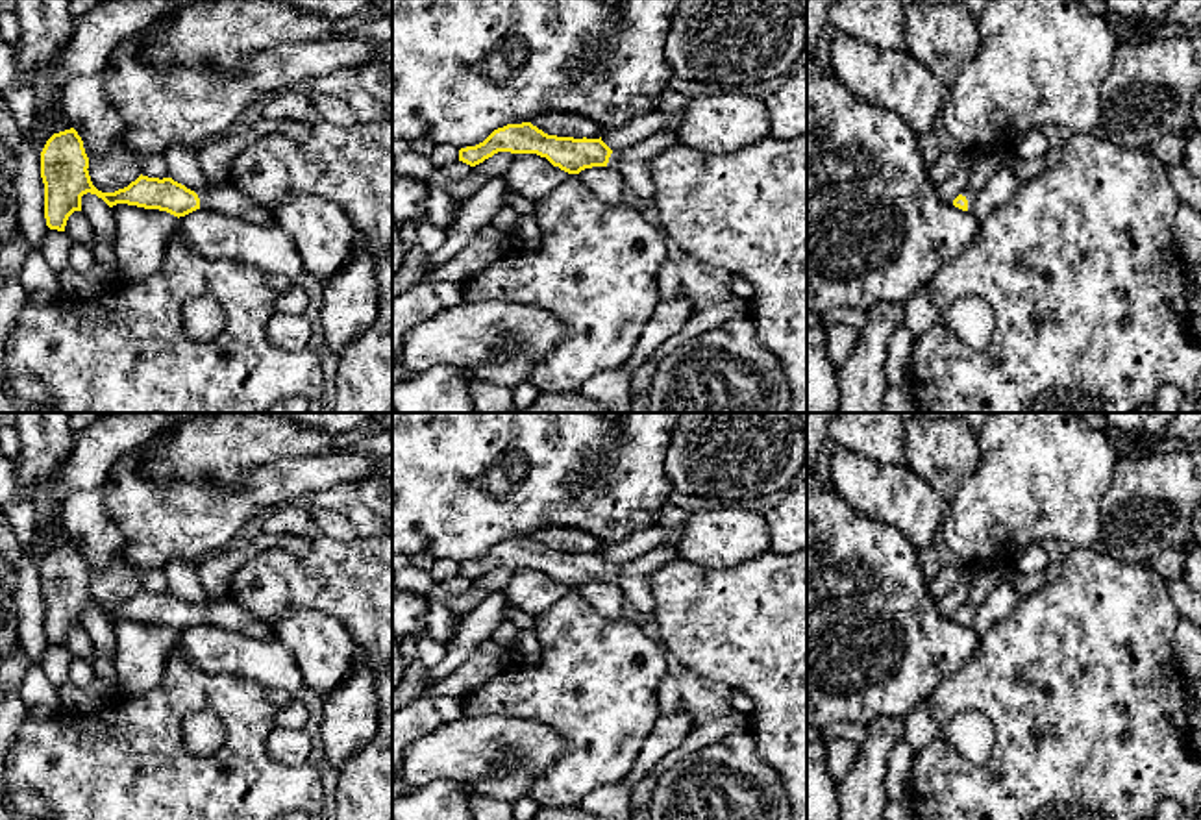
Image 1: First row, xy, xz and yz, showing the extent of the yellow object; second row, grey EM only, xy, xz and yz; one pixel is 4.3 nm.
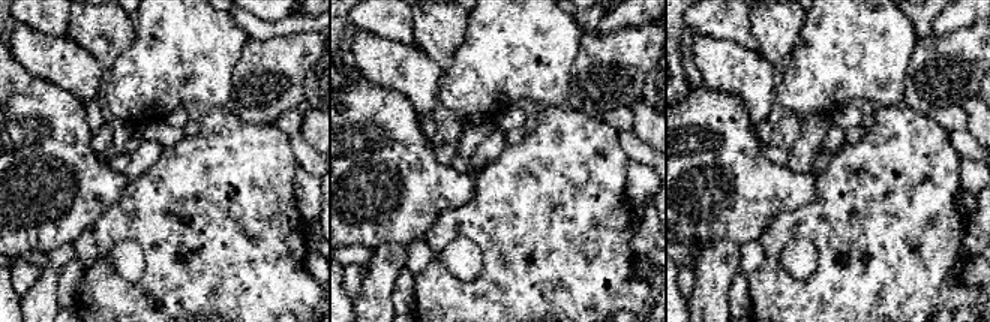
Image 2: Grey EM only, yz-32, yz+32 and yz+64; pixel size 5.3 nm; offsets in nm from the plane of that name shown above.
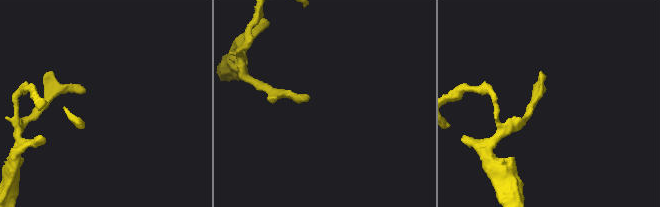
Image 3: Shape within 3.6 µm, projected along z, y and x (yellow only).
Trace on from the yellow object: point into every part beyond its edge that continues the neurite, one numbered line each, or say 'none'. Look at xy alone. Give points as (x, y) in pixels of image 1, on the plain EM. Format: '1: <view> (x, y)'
1: xy (226, 613)

